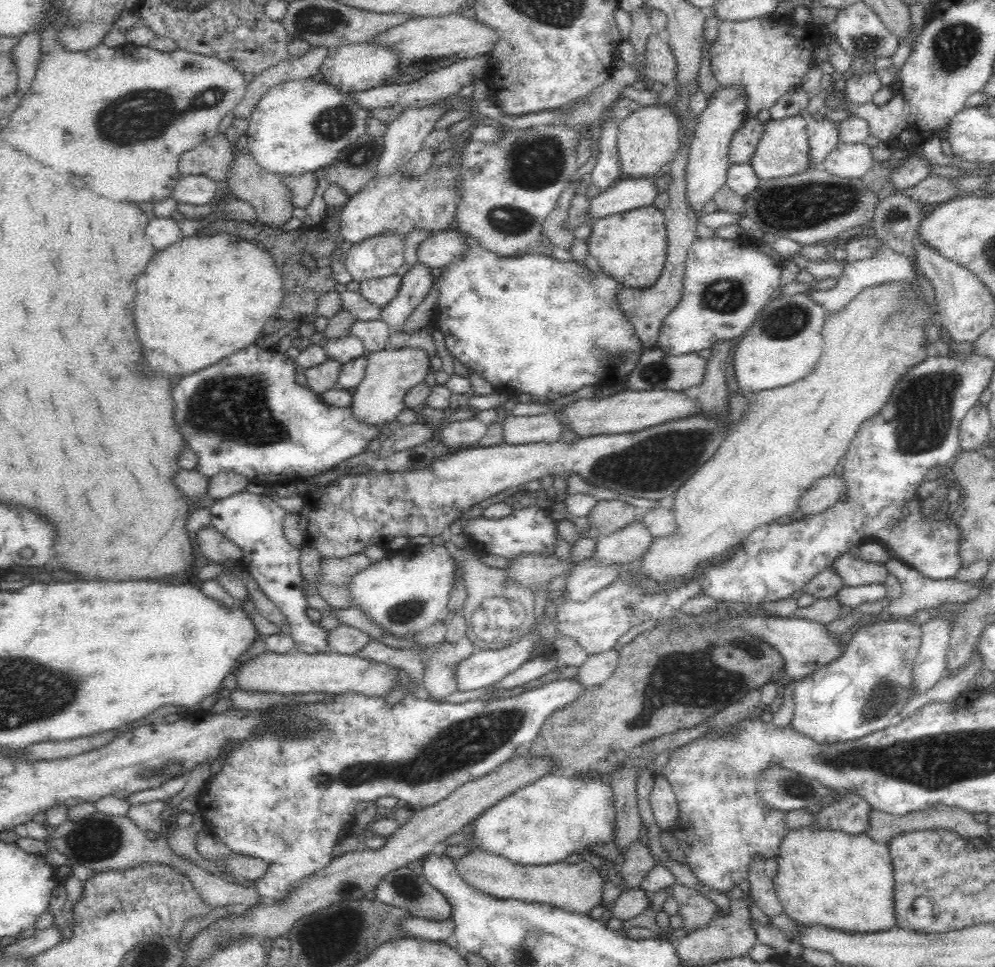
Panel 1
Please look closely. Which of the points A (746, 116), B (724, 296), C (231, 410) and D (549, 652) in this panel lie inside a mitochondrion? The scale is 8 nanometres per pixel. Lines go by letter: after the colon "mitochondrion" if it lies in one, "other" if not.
A: other
B: mitochondrion
C: mitochondrion
D: other

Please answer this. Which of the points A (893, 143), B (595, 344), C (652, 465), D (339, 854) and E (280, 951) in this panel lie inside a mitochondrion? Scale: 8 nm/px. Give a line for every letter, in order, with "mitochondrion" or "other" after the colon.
A: other
B: other
C: mitochondrion
D: other
E: other

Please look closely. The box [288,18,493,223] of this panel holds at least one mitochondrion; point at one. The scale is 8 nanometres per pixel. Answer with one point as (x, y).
(334, 123)

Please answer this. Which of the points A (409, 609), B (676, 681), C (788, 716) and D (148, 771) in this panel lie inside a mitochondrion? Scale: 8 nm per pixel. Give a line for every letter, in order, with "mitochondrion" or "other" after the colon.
A: mitochondrion
B: mitochondrion
C: other
D: mitochondrion

